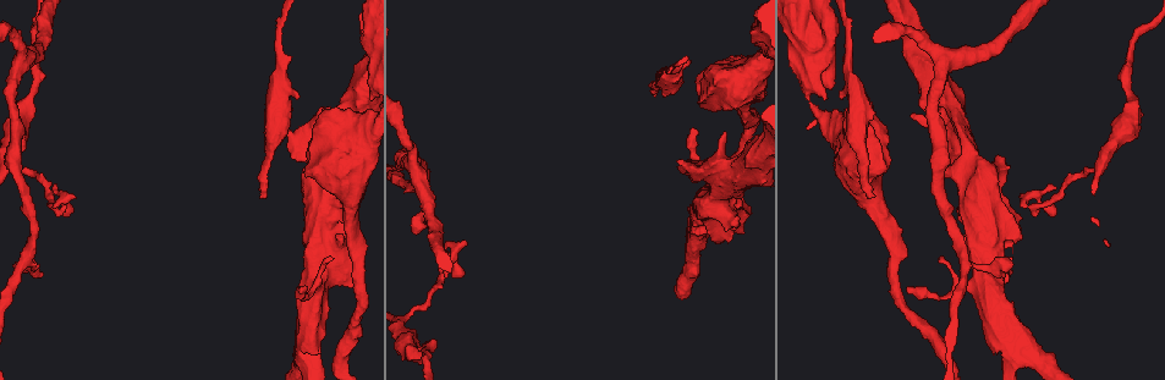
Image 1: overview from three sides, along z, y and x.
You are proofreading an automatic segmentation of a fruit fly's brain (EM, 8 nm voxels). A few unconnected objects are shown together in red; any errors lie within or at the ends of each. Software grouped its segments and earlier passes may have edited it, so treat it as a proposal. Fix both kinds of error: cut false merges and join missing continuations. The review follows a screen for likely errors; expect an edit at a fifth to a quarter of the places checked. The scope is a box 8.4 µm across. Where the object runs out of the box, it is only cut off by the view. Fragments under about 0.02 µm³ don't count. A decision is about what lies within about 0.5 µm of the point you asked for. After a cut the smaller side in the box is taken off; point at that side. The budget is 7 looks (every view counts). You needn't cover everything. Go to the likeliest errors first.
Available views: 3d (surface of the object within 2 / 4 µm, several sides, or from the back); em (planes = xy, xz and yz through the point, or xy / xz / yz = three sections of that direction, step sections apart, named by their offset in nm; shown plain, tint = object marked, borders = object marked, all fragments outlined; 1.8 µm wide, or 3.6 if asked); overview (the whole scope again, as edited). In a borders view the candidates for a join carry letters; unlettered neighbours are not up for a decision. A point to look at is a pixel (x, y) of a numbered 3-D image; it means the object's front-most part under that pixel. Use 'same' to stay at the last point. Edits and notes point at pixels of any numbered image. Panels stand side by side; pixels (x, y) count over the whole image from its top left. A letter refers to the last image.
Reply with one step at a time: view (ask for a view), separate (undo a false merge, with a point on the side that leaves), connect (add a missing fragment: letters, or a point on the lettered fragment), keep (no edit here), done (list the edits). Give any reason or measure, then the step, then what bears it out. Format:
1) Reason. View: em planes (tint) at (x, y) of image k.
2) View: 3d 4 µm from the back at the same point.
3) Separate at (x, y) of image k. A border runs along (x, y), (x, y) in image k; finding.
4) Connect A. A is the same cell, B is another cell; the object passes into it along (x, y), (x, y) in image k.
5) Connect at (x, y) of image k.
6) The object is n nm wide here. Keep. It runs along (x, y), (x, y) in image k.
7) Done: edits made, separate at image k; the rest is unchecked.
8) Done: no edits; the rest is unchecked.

An open end. View: 3d 4 µm at (264, 197) of image 1.

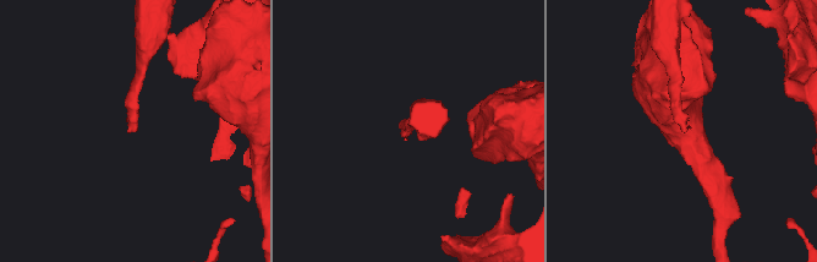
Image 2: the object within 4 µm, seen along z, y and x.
Need the tissue. View: em xz step 8 (borders) at (132, 129) of image 2.

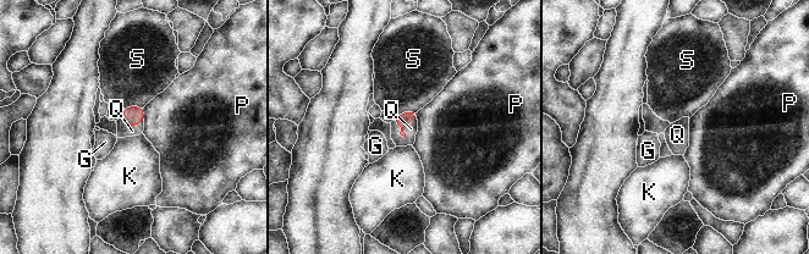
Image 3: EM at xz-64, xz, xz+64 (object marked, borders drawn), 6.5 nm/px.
Connect Q. Q is the same cell, G, K, P and S are other cells; the object passes into it along (400, 120), (405, 125), (411, 128) in image 3; it goes on there.

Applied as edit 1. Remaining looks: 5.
Stops while still wide. View: em xy step 16 (tint) at (298, 97) of image 1.

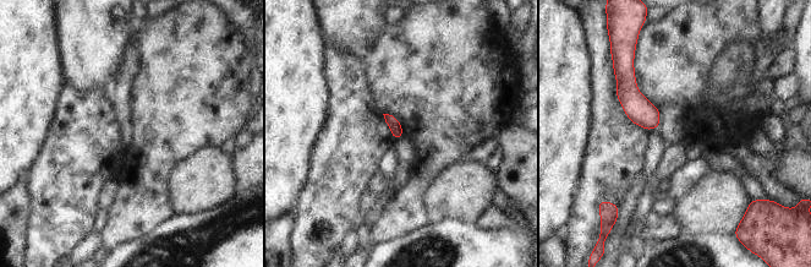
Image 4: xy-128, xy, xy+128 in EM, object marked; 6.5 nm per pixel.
View: em yz step 16 (borders) at the same point.

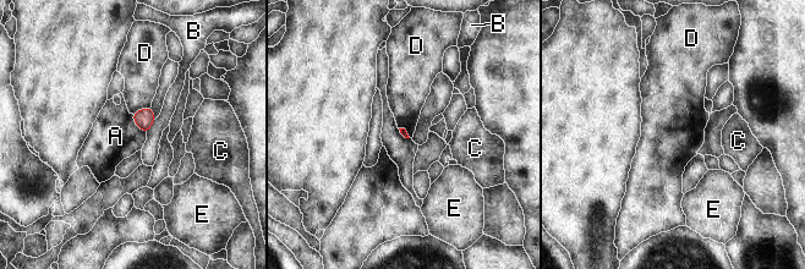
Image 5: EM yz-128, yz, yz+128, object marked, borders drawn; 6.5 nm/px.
Keep. A, B, C, D and E are other cells; a border runs along (151, 105), (138, 109), (132, 114) in image 5; no lettered fragment goes on from it.

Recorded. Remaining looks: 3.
An open end. View: 3d 2 µm at (1013, 264) of image 1.

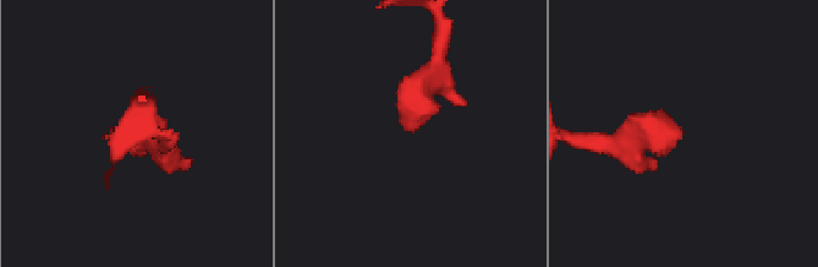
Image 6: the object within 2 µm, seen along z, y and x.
View: em planes (plain) at (404, 127) of image 6.

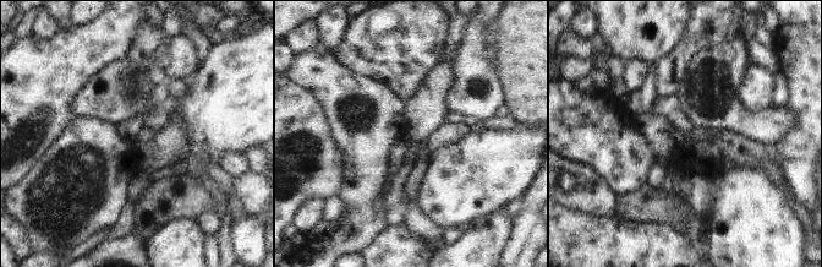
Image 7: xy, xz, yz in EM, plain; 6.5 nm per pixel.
See the neighbours. View: em planes (borders) at the same point.

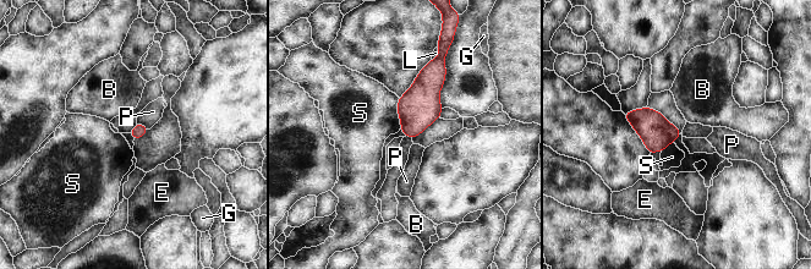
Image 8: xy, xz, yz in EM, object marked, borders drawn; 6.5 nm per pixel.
Keep. B, E, G, L, P and S are other cells; a border runs along (398, 98), (398, 115), (401, 127) in image 8; no lettered fragment goes on from it.

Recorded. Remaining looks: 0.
Done: edits made, connect at image 3; the rest is unchecked.

